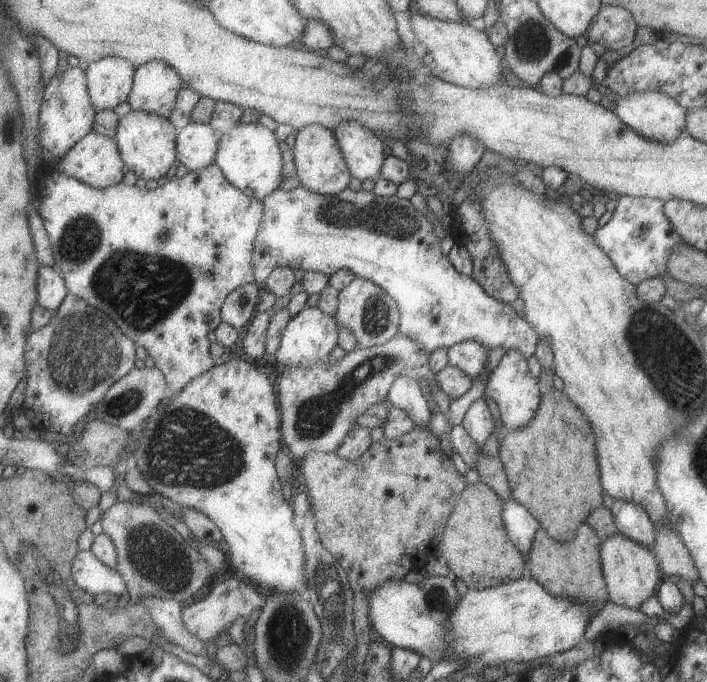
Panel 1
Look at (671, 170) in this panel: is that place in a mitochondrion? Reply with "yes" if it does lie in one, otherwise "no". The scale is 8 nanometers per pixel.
no

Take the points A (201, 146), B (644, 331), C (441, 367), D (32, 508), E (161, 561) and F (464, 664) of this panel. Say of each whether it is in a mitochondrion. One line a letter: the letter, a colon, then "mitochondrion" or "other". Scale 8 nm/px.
A: other
B: mitochondrion
C: other
D: other
E: mitochondrion
F: other

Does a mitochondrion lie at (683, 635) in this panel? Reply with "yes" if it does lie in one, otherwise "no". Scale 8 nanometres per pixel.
no

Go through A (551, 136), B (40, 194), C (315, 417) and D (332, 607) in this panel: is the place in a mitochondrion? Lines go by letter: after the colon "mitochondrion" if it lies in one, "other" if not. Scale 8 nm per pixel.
A: other
B: other
C: mitochondrion
D: mitochondrion

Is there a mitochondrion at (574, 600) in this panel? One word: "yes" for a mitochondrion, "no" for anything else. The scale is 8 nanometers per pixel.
no

